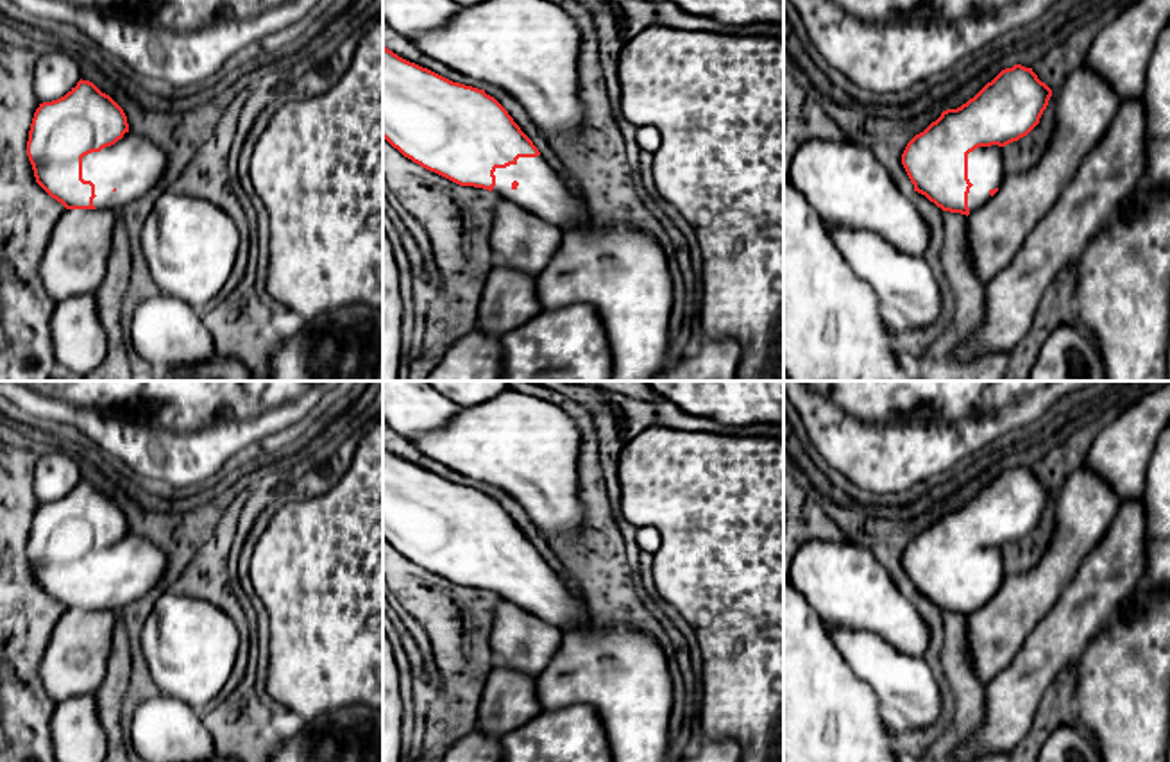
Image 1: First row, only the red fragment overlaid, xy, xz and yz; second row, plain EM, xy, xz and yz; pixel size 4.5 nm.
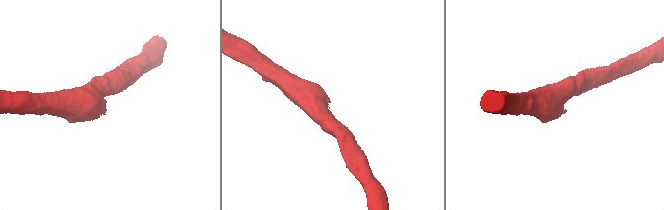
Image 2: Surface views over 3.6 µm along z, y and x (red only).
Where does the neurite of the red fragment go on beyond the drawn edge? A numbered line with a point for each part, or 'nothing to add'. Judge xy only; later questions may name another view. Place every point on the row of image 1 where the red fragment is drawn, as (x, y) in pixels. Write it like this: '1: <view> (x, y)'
1: xy (133, 165)

